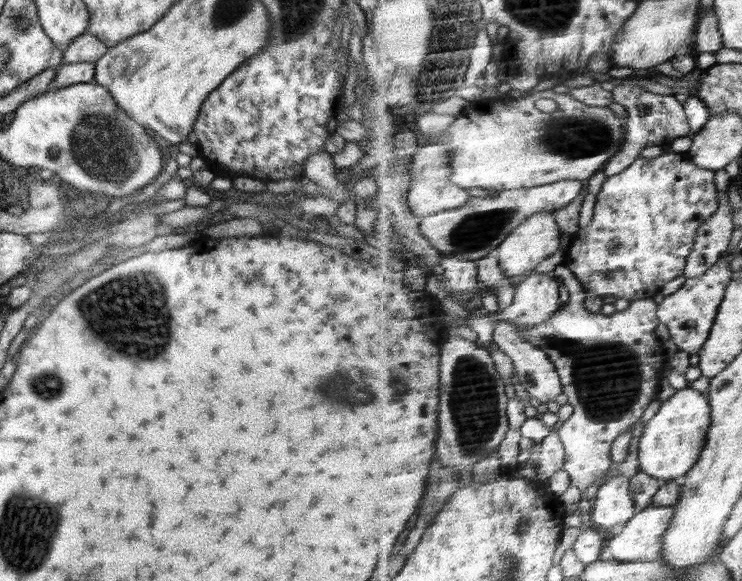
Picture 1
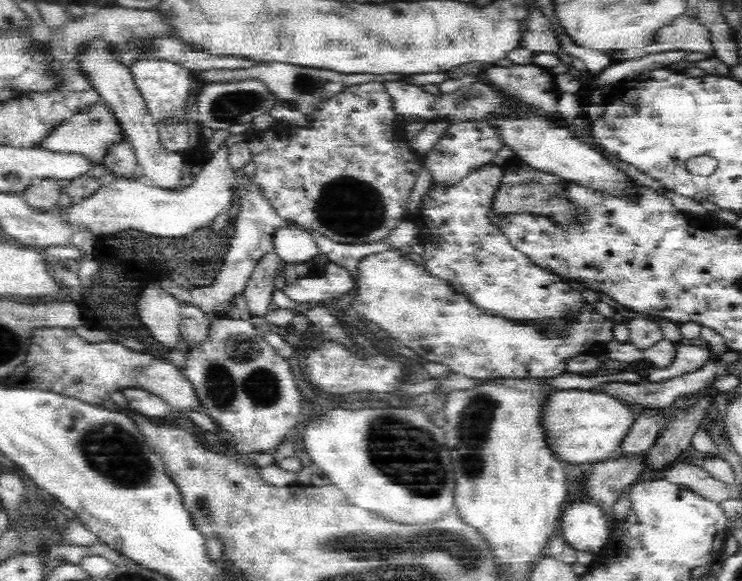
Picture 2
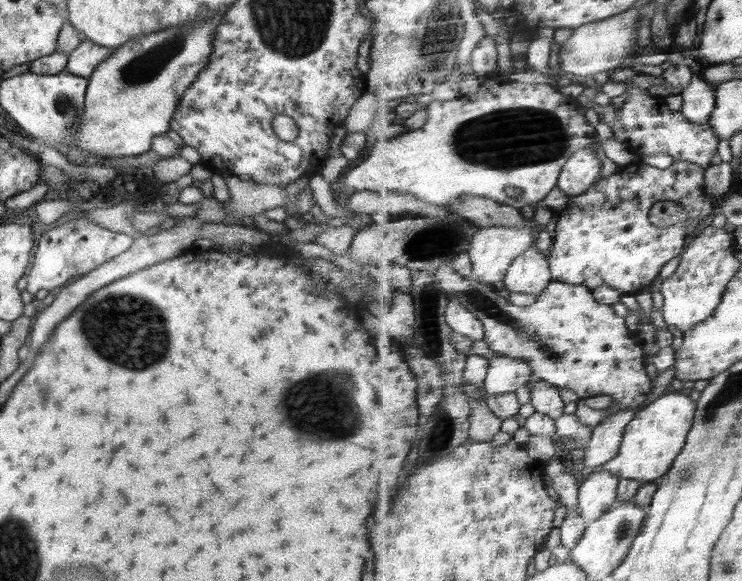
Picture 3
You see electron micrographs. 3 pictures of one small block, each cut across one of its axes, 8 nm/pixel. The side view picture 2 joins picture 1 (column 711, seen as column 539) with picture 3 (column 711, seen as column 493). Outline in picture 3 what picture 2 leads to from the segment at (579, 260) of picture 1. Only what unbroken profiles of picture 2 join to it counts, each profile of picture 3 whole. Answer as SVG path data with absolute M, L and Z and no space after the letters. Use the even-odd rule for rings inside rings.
M641 160L623 167L609 177L592 186L586 194L570 199L570 207L560 213L557 222L554 244L549 251L551 272L554 280L571 284L582 284L592 287L614 286L624 294L636 294L644 289L650 290L654 280L662 274L664 266L672 258L682 256L688 246L688 234L700 222L713 216L716 208L714 198L708 198L707 168L688 160L675 161L666 169L646 165ZM662 201L679 203L684 210L688 210L688 221L682 221L678 228L663 228L651 221L651 212L654 205Z

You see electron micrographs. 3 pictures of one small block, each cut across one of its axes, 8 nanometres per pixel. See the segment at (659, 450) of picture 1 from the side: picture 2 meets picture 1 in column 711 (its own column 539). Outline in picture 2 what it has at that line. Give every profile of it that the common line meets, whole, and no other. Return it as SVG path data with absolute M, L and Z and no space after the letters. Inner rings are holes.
M595 390L548 392L537 408L537 424L545 446L562 464L585 467L590 463L614 460L618 443L636 418L635 414L607 394Z

